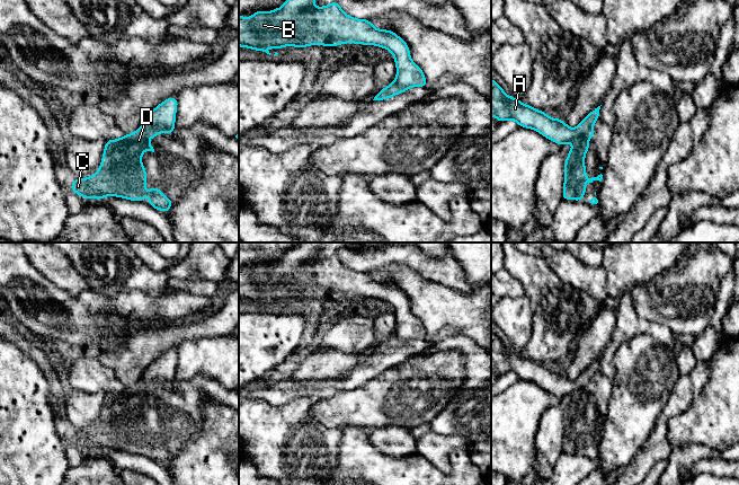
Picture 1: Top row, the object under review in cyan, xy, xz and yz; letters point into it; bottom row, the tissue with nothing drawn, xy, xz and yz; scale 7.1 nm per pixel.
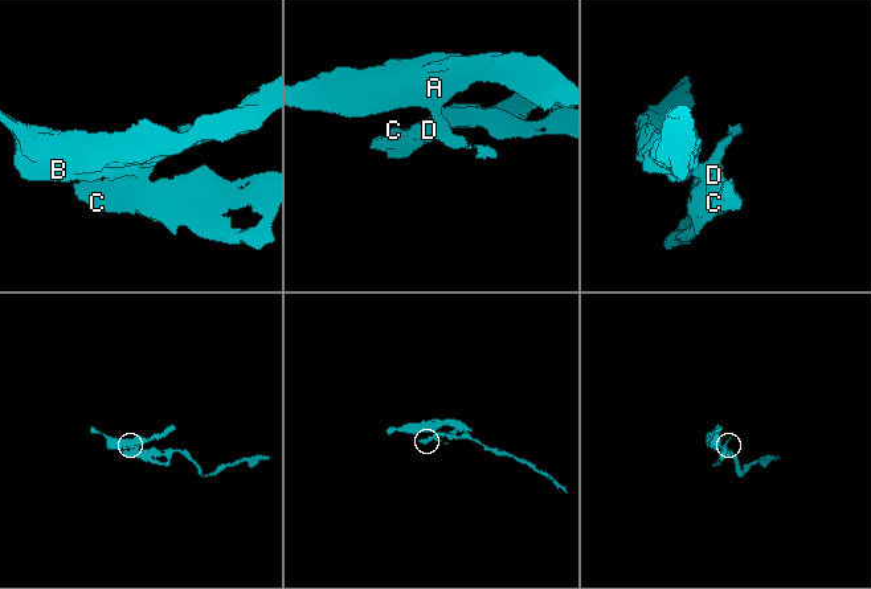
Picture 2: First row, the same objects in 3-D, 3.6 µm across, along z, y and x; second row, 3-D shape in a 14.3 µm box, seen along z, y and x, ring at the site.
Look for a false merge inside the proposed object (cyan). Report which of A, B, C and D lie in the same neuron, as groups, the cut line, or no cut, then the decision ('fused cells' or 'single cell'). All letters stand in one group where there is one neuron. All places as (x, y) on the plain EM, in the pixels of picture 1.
groups A B / C D; cut yz (591, 379), (587, 384), (585, 391), (577, 393), (573, 396); fused cells

